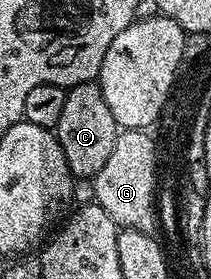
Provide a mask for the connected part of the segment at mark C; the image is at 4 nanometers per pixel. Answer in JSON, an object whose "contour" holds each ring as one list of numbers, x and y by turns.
{"contour":[[100,83,77,84,66,91,55,135,74,177,92,178,99,174,99,170,103,170,115,147,118,131,115,114,111,114,111,106,107,106,107,98,103,98]]}

